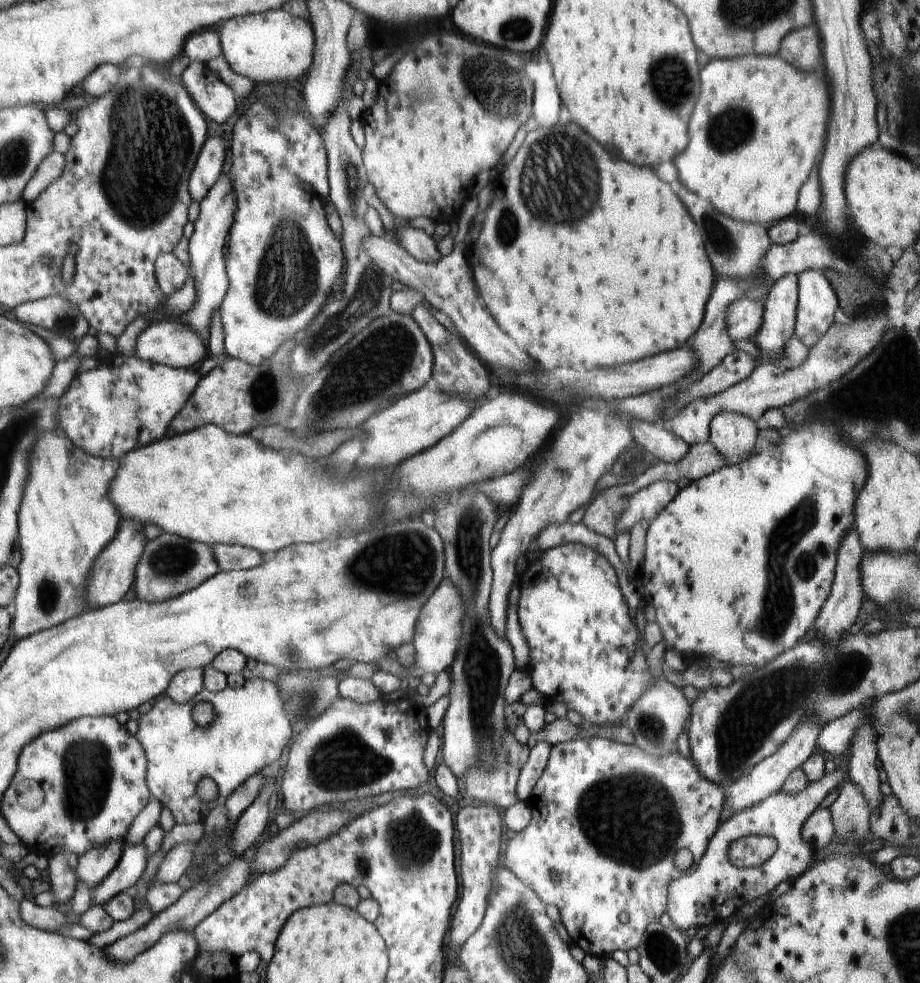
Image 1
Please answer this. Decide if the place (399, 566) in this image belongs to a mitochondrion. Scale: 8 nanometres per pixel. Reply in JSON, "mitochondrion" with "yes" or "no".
{"mitochondrion":"yes"}

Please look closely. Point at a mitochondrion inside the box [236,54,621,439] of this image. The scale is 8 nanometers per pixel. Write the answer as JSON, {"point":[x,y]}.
{"point":[564,177]}

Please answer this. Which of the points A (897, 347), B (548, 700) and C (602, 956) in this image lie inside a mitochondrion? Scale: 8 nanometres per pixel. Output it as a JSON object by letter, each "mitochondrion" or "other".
{"A":"mitochondrion","B":"other","C":"other"}

